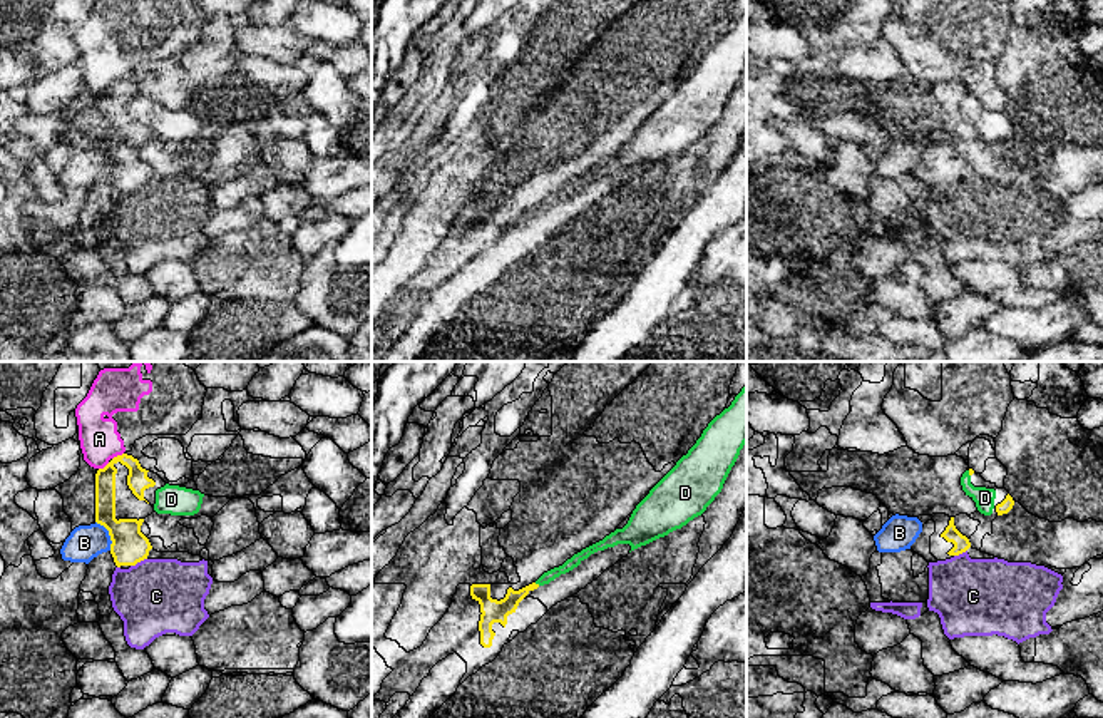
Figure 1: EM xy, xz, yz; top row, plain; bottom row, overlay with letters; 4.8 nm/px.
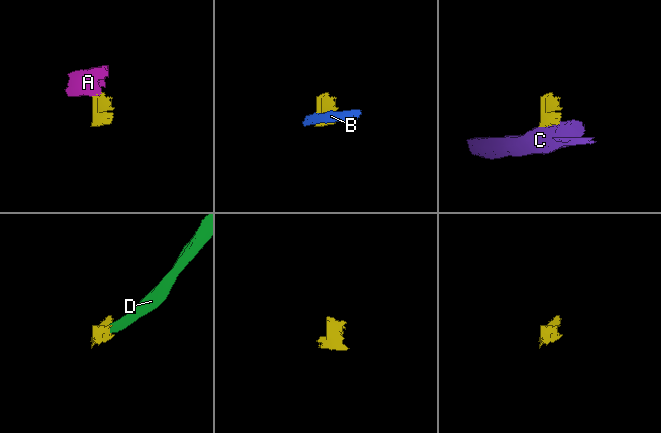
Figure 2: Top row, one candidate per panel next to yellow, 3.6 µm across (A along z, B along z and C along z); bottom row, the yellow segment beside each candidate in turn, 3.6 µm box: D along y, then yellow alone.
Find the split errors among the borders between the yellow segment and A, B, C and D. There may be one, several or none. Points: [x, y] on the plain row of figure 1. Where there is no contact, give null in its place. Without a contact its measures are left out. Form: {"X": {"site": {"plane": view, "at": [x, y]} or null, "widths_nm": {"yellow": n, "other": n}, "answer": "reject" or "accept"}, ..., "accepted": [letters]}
{"A": {"site": {"plane": "xy", "at": [117, 81]}, "widths_nm": {"yellow": 110, "other": 190}, "answer": "reject"}, "B": {"site": {"plane": "xy", "at": [109, 159]}, "widths_nm": {"yellow": 180, "other": 160}, "answer": "reject"}, "C": {"site": {"plane": "xy", "at": [138, 186]}, "widths_nm": {"yellow": 180, "other": 360}, "answer": "reject"}, "D": {"site": {"plane": "xz", "at": [538, 210]}, "widths_nm": {"yellow": 110, "other": 60}, "answer": "accept"}, "accepted": ["D"]}

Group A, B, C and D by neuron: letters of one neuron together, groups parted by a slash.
A / B / C / D

